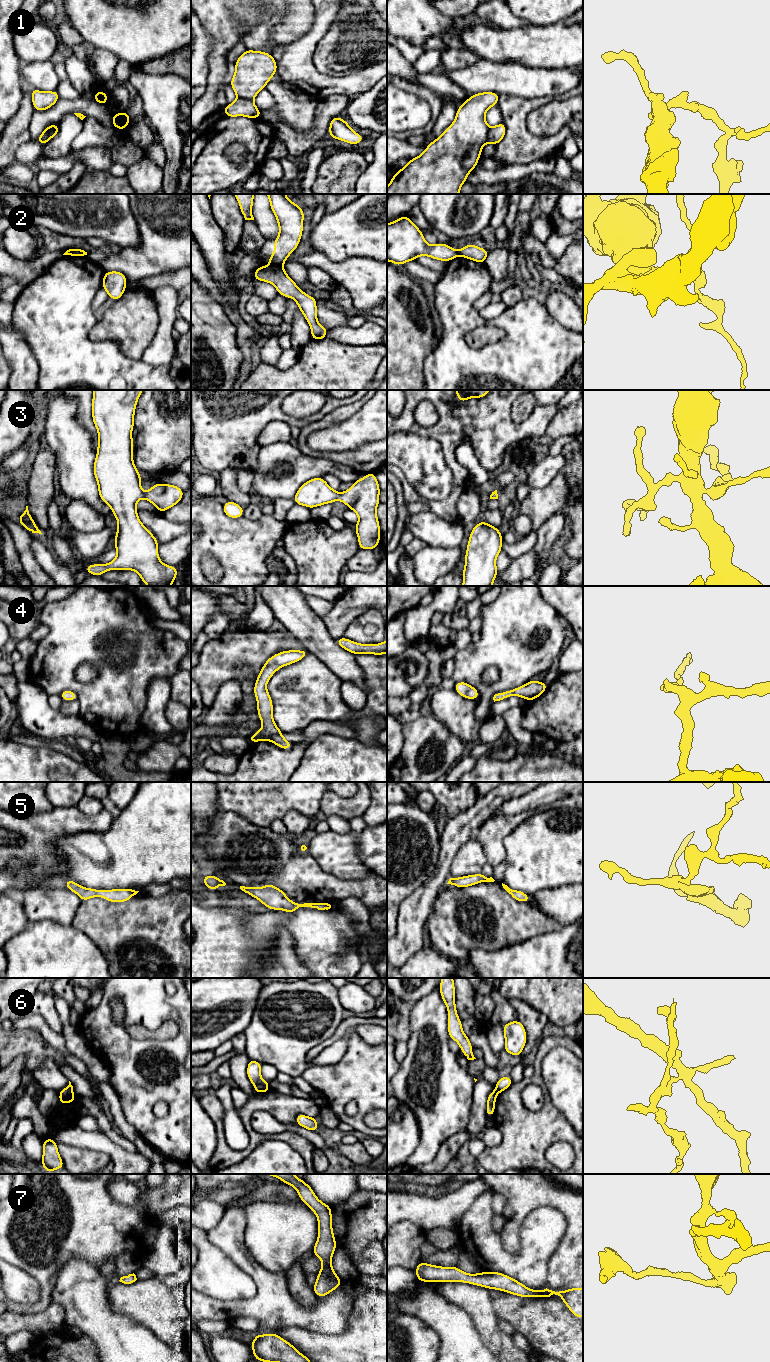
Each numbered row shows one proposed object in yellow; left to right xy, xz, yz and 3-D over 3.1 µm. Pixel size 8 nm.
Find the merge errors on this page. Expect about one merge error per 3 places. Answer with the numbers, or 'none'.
1, 2, 6

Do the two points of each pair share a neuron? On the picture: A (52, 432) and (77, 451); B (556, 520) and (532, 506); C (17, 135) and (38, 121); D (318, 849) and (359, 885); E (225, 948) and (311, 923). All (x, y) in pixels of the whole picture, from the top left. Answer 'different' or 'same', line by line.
A: same
B: different
C: different
D: different
E: same

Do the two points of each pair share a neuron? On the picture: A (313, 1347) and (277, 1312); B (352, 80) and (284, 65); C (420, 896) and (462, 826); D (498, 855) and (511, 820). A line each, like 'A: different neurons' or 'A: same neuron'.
A: different neurons
B: same neuron
C: same neuron
D: same neuron

